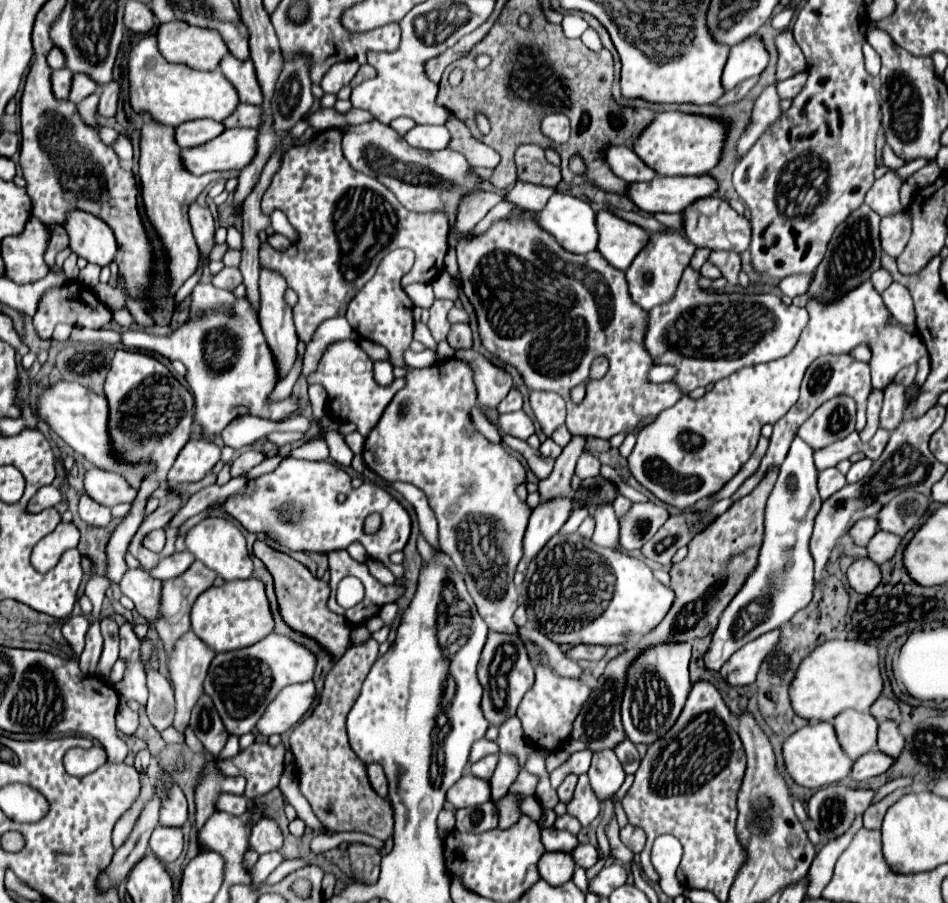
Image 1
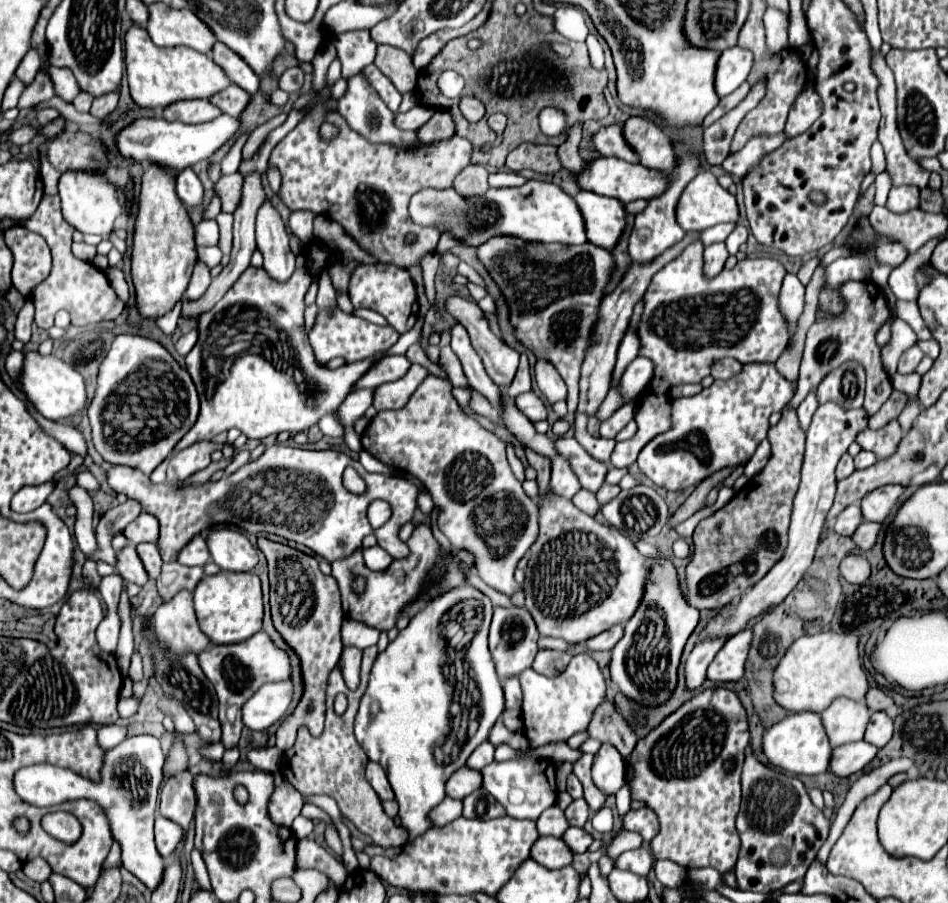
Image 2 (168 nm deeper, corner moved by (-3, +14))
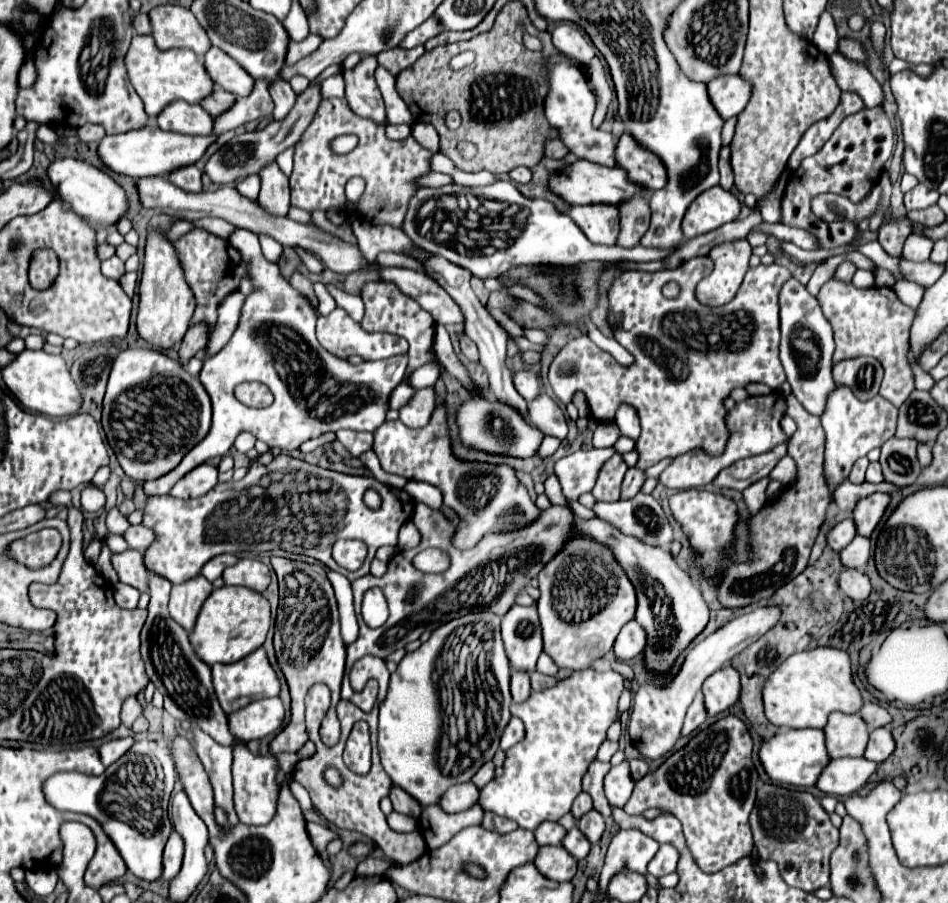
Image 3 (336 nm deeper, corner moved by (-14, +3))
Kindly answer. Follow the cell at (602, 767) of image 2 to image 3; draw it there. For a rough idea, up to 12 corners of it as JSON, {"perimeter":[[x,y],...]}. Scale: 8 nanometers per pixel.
{"perimeter":[[624,761],[604,777],[612,807],[626,805],[634,789],[630,765]]}

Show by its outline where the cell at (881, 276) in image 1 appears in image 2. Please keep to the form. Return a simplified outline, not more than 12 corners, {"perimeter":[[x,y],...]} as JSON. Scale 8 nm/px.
{"perimeter":[[881,242],[877,262],[895,268],[907,258],[897,242]]}

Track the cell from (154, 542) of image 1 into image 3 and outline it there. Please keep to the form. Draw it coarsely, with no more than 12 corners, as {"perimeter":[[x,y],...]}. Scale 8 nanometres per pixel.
{"perimeter":[[144,525],[128,527],[122,535],[130,549],[144,553],[154,533]]}

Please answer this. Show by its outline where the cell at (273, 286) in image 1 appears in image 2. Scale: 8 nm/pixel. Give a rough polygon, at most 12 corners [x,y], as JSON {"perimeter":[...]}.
{"perimeter":[[257,212],[263,270],[281,284],[295,272],[295,254],[279,212]]}

